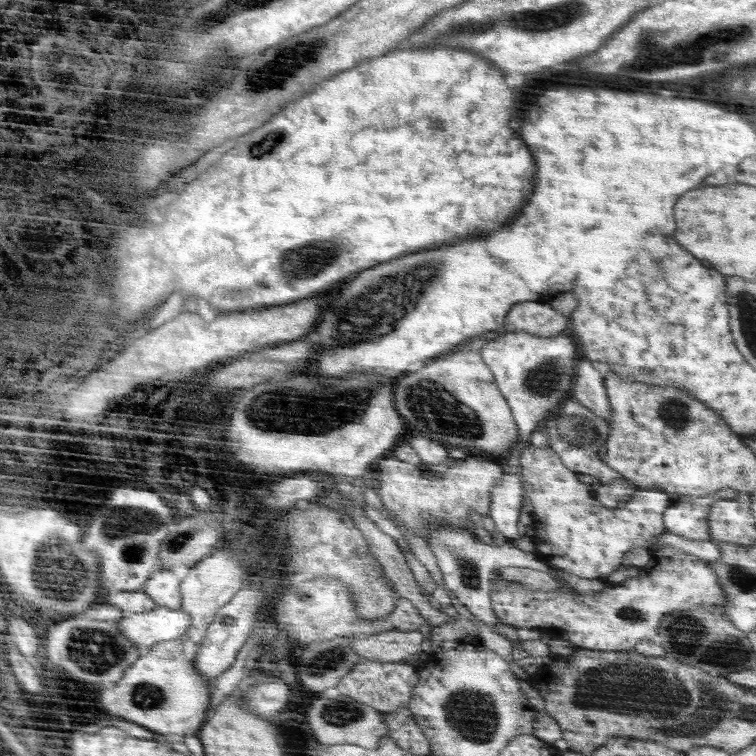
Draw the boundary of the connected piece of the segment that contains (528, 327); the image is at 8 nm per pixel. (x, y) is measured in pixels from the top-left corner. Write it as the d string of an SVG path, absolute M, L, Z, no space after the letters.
M518 303L505 316L507 332L530 332L534 336L558 336L570 328L570 318L553 316L552 309L546 310L546 303Z

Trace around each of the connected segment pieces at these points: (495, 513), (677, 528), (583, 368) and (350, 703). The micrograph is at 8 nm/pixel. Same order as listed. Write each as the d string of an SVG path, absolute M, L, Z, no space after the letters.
M503 465L503 471L502 482L493 490L489 516L502 535L514 540L521 537L518 522L523 508L524 490L522 481L508 466Z
M724 488L716 494L710 494L704 498L690 499L678 499L676 502L672 502L671 506L667 508L664 515L665 530L679 534L680 536L689 538L690 540L708 540L710 541L710 529L708 529L708 516L709 512L706 510L708 505L714 504L719 499L732 499L737 496L739 492L732 490L732 488Z
M584 358L578 363L576 372L573 398L612 426L608 390L605 388L606 376L594 369L593 364Z
M342 693L336 698L326 698L324 694L315 695L307 712L313 736L322 744L356 744L367 749L376 749L382 738L390 734L386 716Z

